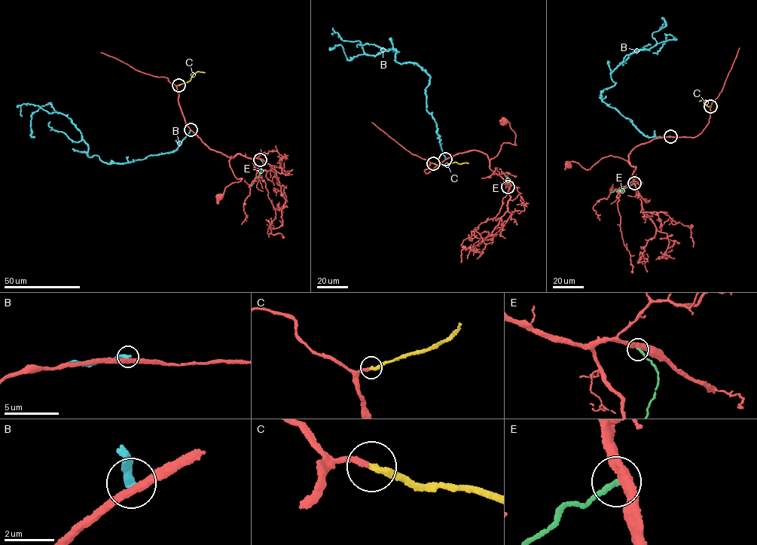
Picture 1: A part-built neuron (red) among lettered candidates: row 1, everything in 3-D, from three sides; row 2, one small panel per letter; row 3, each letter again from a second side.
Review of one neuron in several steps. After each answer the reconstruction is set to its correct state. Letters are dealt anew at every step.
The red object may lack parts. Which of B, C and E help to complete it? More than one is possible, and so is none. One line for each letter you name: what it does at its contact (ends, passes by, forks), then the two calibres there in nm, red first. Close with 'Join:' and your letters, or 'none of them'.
C: It ends there. Thickness 200 nm (red) against 280 nm
Join: C

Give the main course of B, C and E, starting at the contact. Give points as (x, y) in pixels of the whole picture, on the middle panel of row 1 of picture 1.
B: (446, 159), (426, 109), (425, 71), (398, 62), (393, 48), (349, 60), (340, 45), (335, 47)
C: (433, 163), (442, 165), (456, 162), (468, 163)
E: (508, 186), (511, 186), (504, 175)

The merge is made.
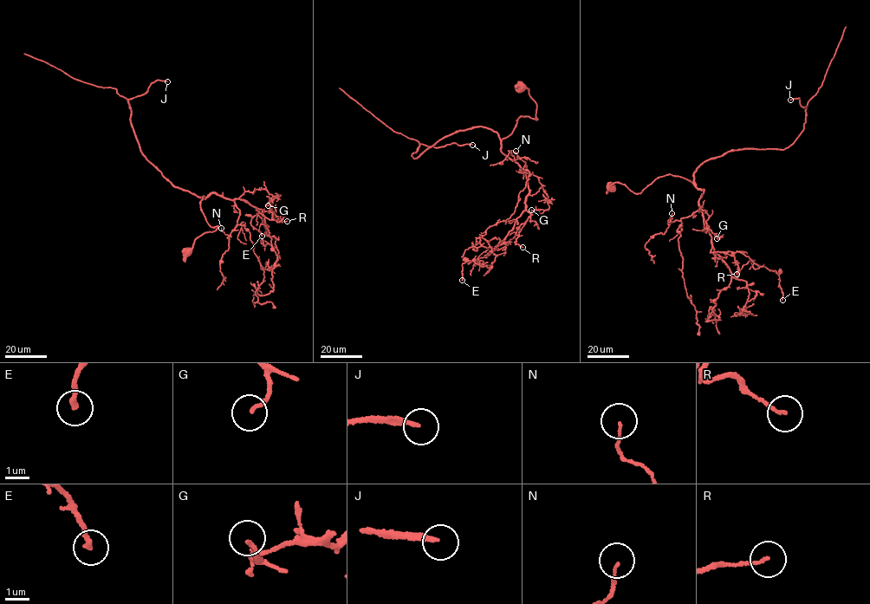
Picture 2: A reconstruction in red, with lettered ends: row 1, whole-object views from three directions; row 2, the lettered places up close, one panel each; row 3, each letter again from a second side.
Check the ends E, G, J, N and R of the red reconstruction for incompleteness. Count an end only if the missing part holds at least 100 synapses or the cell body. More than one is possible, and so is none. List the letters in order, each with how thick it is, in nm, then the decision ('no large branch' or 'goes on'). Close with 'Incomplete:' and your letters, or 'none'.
E: 220 nm thick; no large branch
G: 140 nm thick; no large branch
J: 190 nm thick; goes on
N: 90 nm thick; no large branch
R: 110 nm thick; no large branch
Incomplete: J

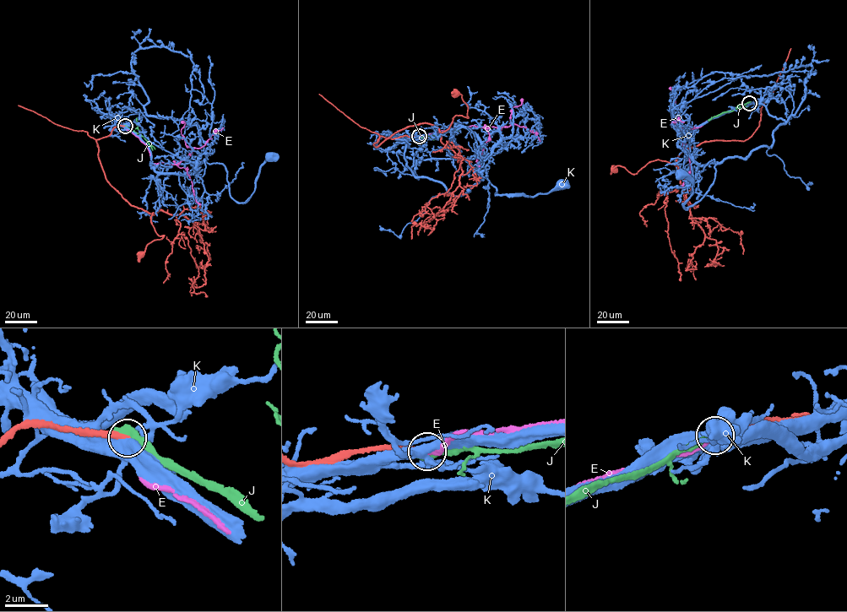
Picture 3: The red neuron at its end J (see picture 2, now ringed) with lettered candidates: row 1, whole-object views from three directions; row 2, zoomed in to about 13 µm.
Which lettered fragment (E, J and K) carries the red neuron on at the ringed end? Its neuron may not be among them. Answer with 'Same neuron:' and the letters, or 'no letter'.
Same neuron: E

